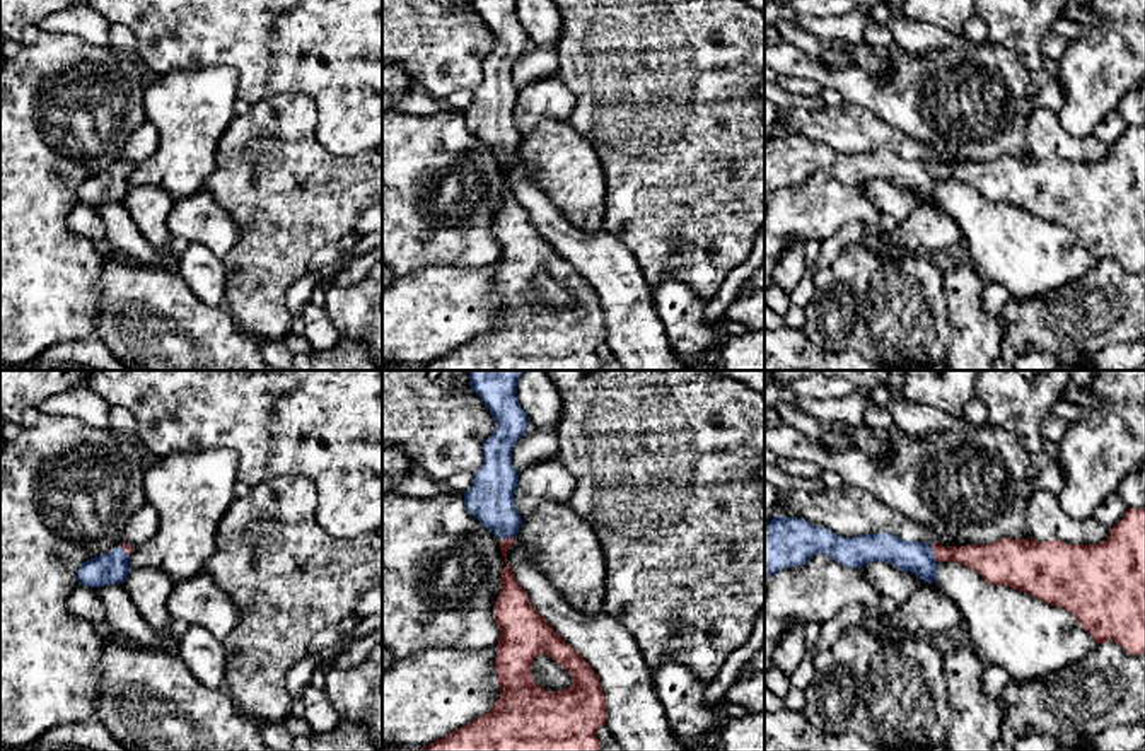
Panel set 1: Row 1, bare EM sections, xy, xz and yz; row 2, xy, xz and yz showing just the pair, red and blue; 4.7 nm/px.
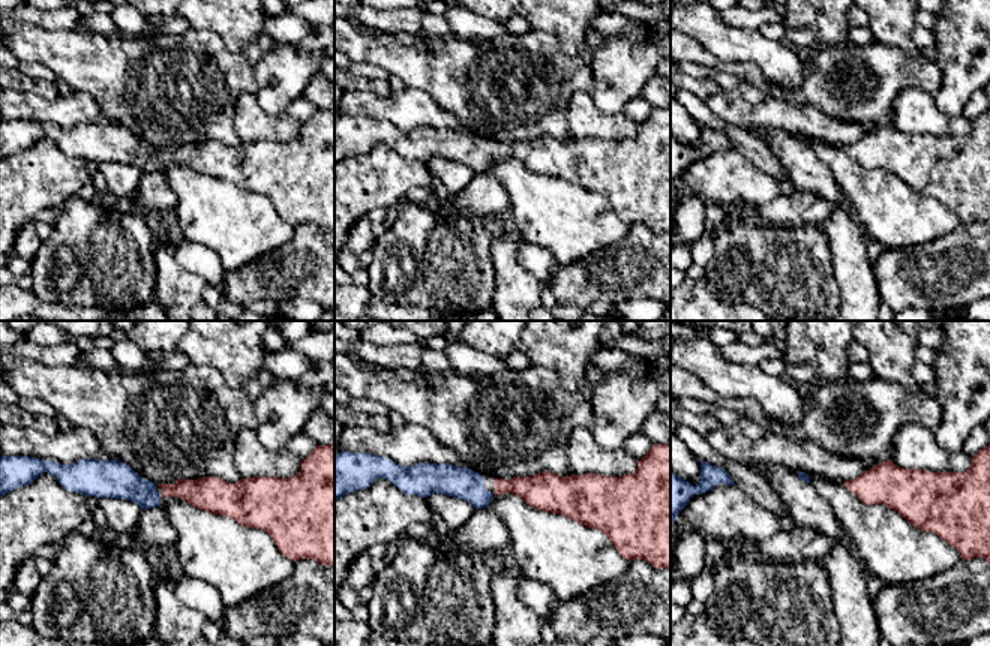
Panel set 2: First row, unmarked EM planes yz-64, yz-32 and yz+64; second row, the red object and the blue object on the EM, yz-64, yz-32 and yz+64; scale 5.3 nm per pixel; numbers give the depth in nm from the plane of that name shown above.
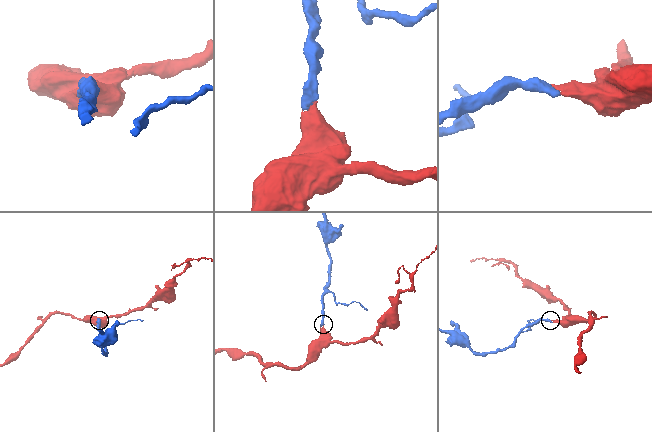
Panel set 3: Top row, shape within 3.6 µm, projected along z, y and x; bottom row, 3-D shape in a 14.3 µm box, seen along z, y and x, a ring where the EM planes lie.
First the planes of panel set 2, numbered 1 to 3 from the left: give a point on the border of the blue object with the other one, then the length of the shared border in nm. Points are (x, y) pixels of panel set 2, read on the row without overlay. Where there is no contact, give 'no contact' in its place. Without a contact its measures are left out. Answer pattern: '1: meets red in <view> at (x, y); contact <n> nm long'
1: no contact
2: no contact
3: no contact

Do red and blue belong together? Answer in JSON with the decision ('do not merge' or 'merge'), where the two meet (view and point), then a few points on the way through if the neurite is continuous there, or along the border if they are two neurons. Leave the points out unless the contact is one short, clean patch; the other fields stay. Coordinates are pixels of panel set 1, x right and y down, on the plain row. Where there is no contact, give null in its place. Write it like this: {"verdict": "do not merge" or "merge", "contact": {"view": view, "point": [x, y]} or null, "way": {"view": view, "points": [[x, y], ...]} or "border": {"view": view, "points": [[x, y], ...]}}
{"verdict": "merge", "contact": {"view": "yz", "point": [934, 169]}, "way": {"view": "yz", "points": [[985, 176], [934, 169], [918, 176]]}}

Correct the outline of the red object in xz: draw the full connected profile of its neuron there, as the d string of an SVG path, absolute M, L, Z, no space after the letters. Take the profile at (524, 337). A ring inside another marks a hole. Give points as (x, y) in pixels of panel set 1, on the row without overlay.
M471 0L497 44L483 61L483 82L474 90L473 104L464 111L466 128L502 157L498 164L505 176L505 186L500 193L502 208L493 222L493 237L500 244L495 277L500 314L488 331L473 336L418 370L601 370L597 346L606 343L607 328L599 295L585 277L531 224L529 213L515 198L507 176L522 142L514 121L519 92L512 82L512 68L529 43L529 36L515 14L517 2ZM539 271L548 271L567 287L573 302L563 309L546 309L536 302L531 282Z

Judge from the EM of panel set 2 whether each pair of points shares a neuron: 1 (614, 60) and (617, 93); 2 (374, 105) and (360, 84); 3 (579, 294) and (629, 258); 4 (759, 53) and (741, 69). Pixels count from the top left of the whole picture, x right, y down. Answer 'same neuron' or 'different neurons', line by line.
1: same neuron
2: different neurons
3: same neuron
4: different neurons

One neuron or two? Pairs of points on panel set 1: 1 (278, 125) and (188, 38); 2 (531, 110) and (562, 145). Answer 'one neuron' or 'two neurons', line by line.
1: two neurons
2: two neurons

